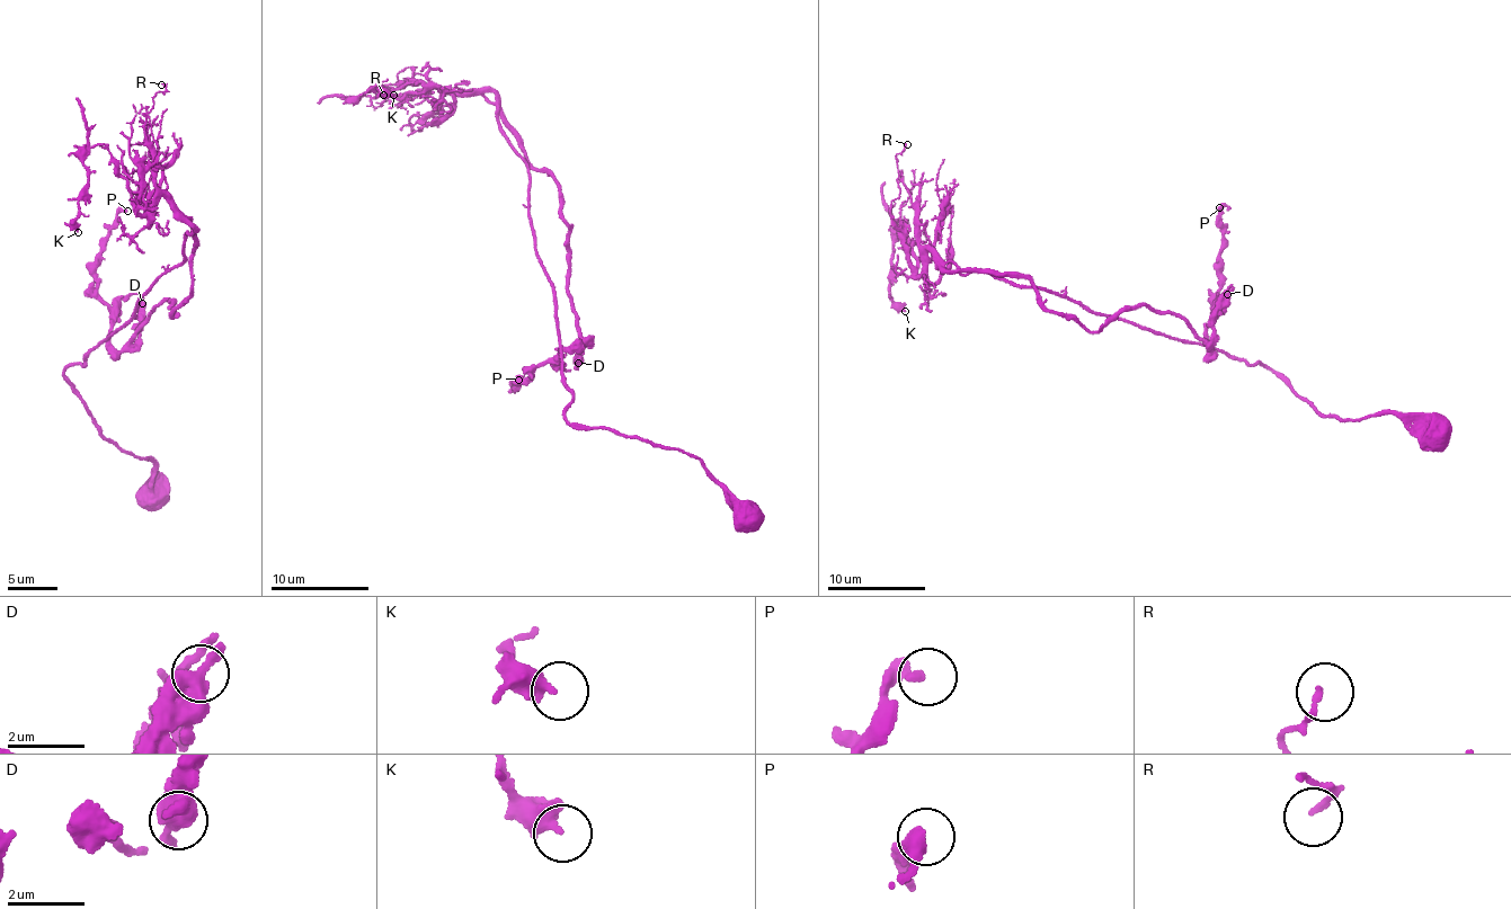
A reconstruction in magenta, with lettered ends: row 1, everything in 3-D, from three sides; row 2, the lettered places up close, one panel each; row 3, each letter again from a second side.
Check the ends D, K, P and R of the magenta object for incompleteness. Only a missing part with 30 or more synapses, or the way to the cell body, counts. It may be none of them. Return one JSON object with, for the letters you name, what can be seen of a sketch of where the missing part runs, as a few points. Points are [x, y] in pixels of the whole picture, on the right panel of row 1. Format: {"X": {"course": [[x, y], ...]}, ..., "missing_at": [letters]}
{"missing_at": []}

